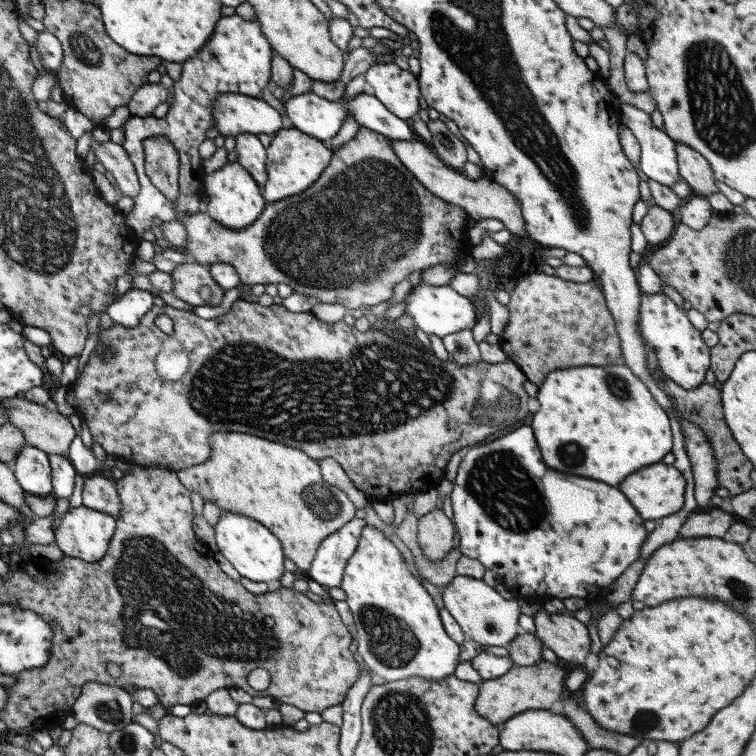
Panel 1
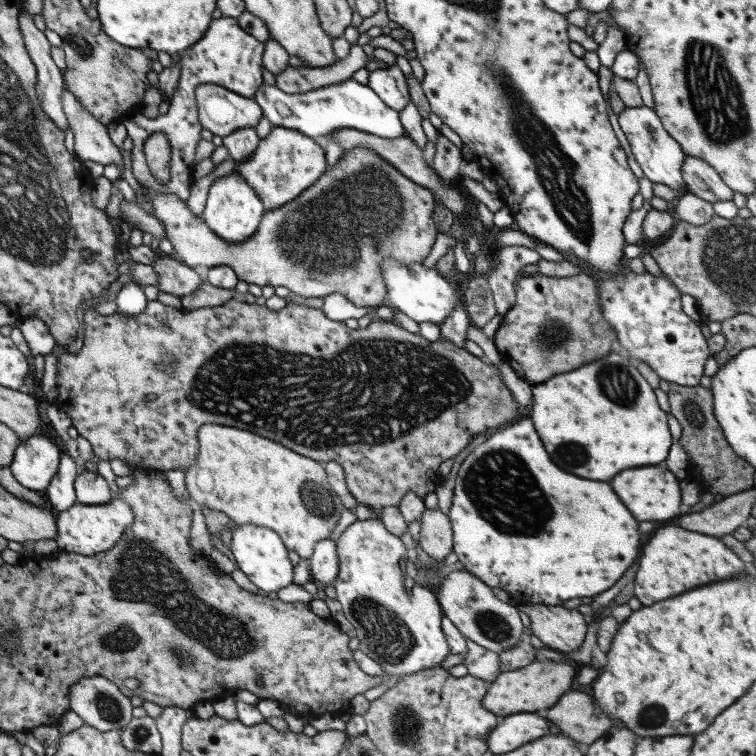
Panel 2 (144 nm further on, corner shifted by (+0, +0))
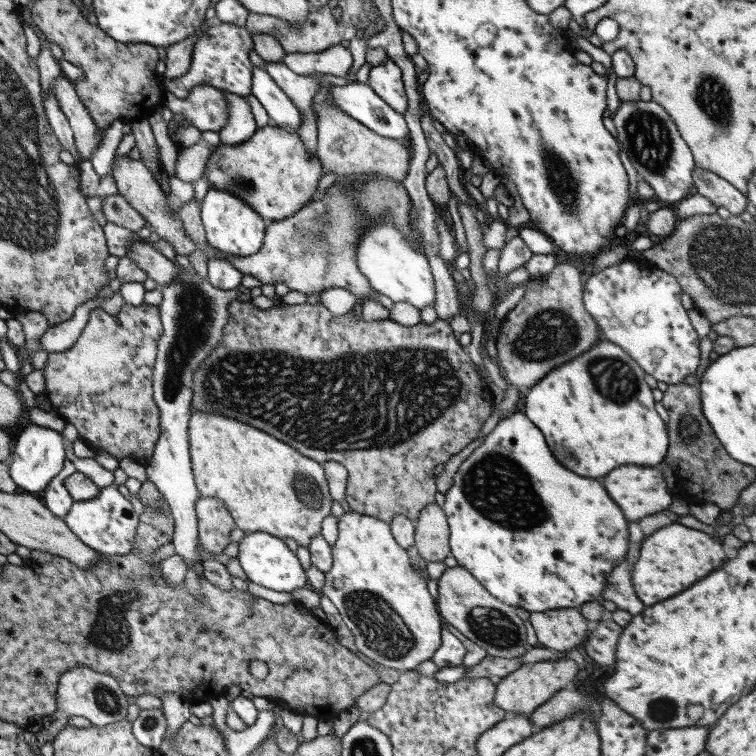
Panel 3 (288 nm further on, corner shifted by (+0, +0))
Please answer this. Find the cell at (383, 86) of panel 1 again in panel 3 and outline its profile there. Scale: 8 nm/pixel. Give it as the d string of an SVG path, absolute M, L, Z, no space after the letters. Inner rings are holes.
M385 56L385 62L381 62L381 66L373 66L369 70L367 86L379 98L383 98L383 104L387 104L391 110L395 110L401 116L405 114L407 94L405 94L405 88L403 88L401 72L395 66L395 62L391 62L387 56Z

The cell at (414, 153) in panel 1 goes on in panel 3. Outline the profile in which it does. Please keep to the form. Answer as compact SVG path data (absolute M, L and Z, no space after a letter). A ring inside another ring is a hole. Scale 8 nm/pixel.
M331 84L321 86L317 90L317 96L313 98L313 104L319 108L317 144L315 144L317 150L315 150L315 154L321 160L323 174L327 174L327 170L333 170L335 178L337 176L349 176L349 174L357 174L357 176L379 174L379 176L393 178L393 180L405 180L407 178L407 172L409 172L409 164L411 164L407 142L383 138L383 136L371 132L369 128L359 126L355 120L347 118L339 110L327 108L325 104L321 104L323 98L327 98L329 86Z

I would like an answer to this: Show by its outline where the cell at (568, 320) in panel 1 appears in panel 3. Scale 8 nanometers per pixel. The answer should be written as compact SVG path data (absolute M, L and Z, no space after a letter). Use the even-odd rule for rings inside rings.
M557 264L551 274L541 278L541 286L525 290L521 300L509 314L505 314L495 336L499 368L505 380L517 388L531 388L555 366L565 364L571 356L579 356L593 344L601 342L601 328L597 328L583 304L581 274L571 264Z

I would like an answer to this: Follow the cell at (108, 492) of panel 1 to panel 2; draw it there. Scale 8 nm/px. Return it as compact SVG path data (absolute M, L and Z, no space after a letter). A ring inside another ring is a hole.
M85 470L75 478L75 494L77 502L85 506L103 506L113 500L113 492L109 490L109 484L97 474Z

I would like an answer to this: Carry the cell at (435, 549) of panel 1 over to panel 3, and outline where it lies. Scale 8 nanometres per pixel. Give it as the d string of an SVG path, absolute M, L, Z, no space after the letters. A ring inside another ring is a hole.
M429 504L419 512L415 522L415 548L423 562L443 562L451 556L449 550L449 524L441 506Z

